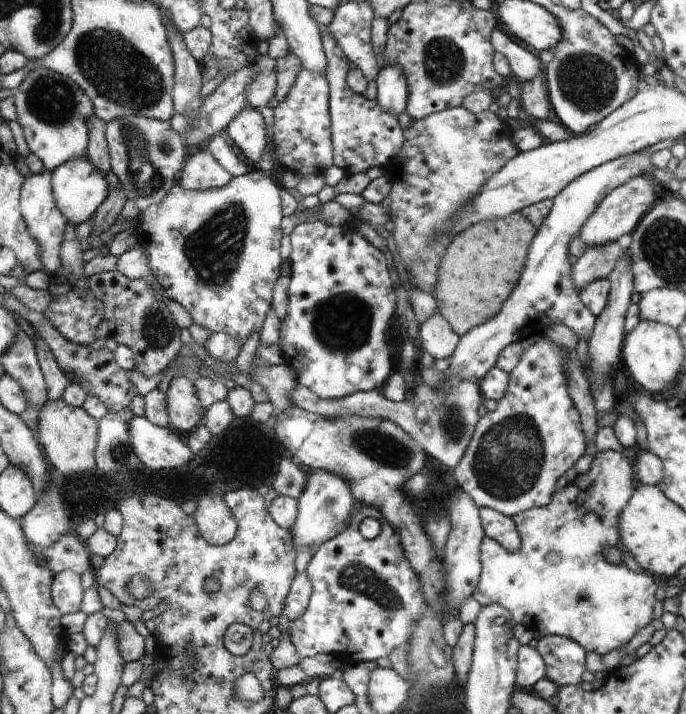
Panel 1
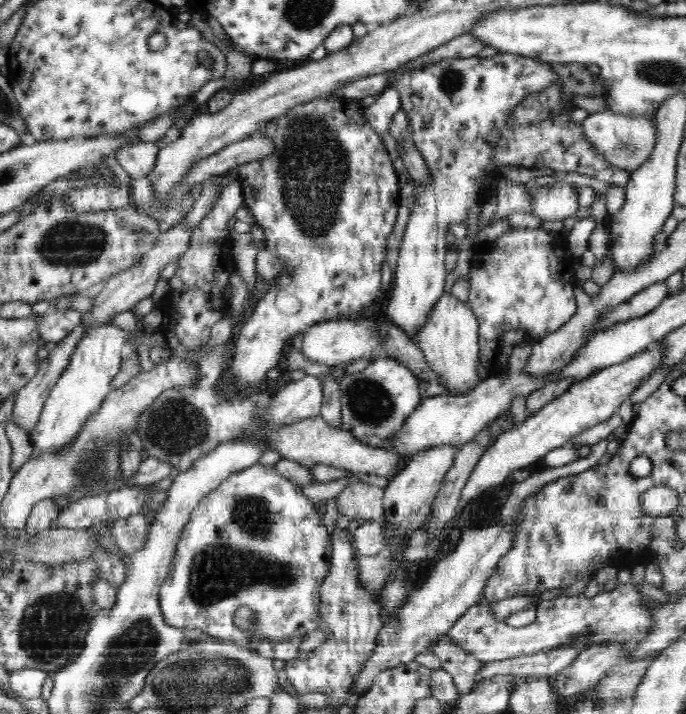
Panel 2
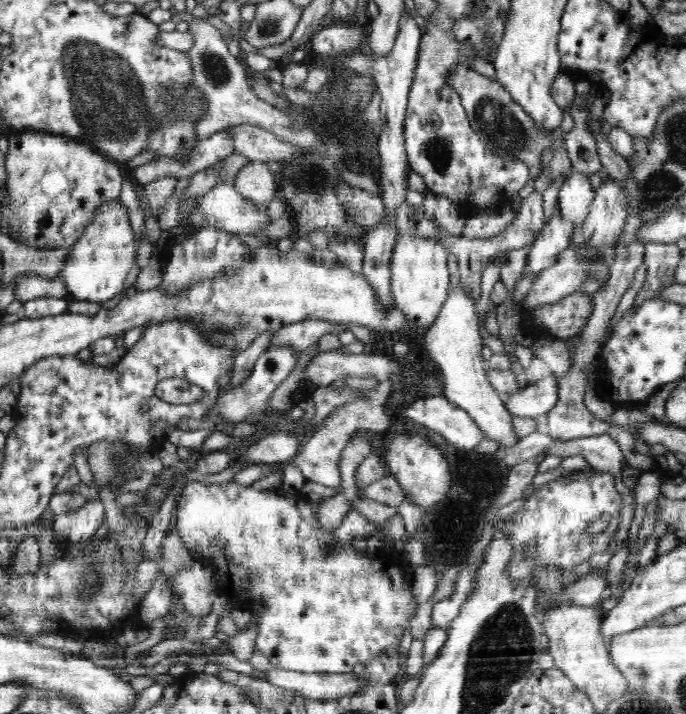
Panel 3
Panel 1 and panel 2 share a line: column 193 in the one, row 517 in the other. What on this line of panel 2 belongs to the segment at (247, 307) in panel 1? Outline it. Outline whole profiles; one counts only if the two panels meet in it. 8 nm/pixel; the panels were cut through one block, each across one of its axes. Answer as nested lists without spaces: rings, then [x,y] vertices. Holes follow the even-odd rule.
[[[259,462],[250,468],[235,472],[220,483],[216,490],[212,490],[198,503],[198,506],[192,511],[189,523],[184,526],[180,540],[176,547],[176,553],[170,566],[170,574],[165,582],[160,586],[159,598],[162,617],[166,625],[184,630],[202,630],[204,637],[219,639],[222,641],[231,641],[240,646],[249,647],[254,640],[274,641],[274,643],[294,640],[294,638],[304,638],[307,634],[320,630],[318,623],[318,614],[320,614],[320,586],[328,578],[330,566],[332,566],[333,547],[331,543],[332,534],[327,530],[323,523],[322,514],[318,513],[318,503],[308,500],[308,496],[303,493],[302,486],[280,476],[273,466],[261,465]],[[240,606],[252,608],[257,615],[259,624],[252,631],[242,631],[234,623],[234,614]]]

